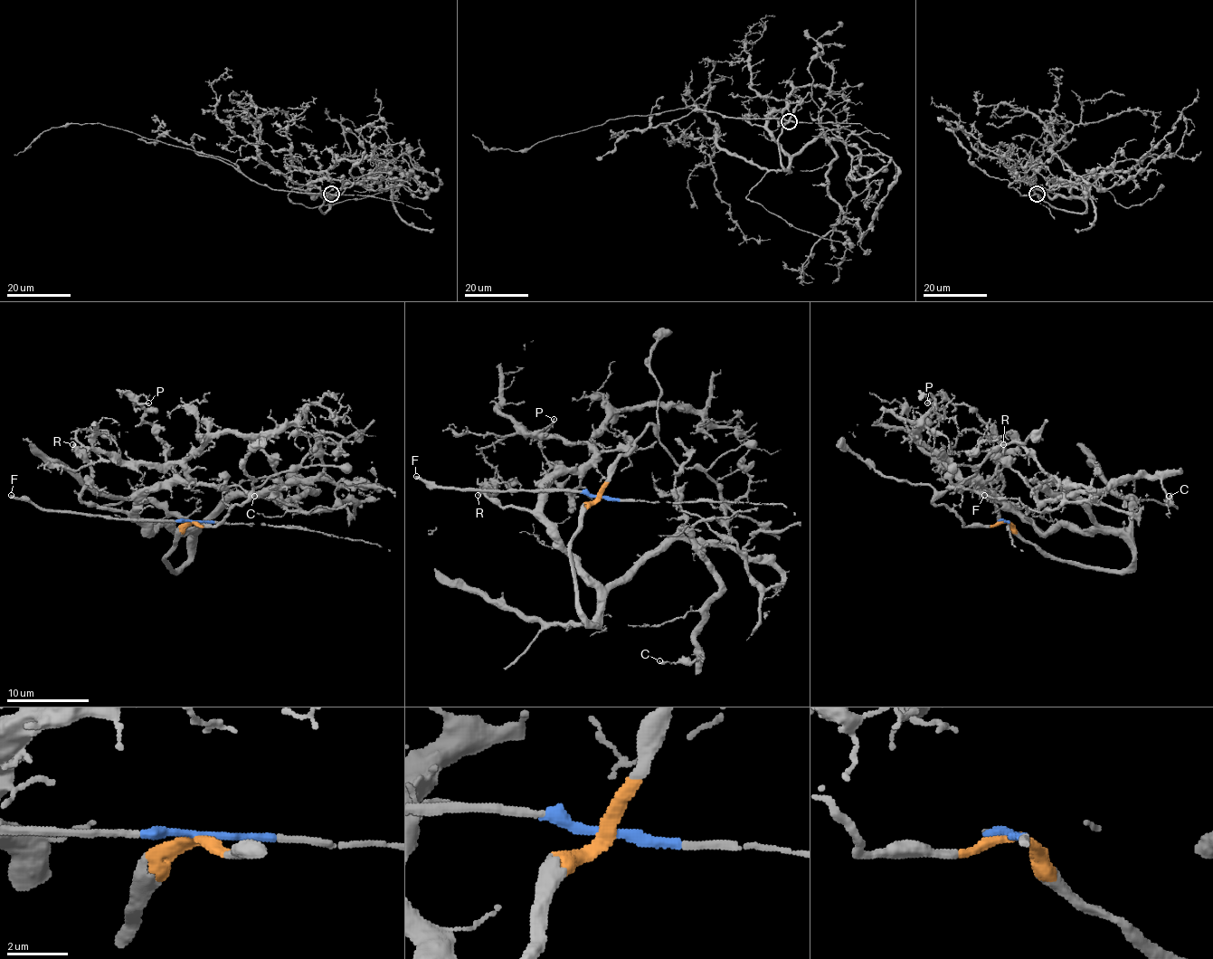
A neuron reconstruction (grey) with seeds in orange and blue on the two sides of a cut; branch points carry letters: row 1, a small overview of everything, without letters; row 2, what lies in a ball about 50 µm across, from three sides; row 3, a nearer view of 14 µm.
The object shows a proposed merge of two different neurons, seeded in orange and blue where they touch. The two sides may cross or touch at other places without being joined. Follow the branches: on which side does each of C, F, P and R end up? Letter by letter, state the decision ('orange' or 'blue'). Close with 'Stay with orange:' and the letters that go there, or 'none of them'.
C: orange
F: blue
P: orange
R: orange
Stay with orange: C, P, R

